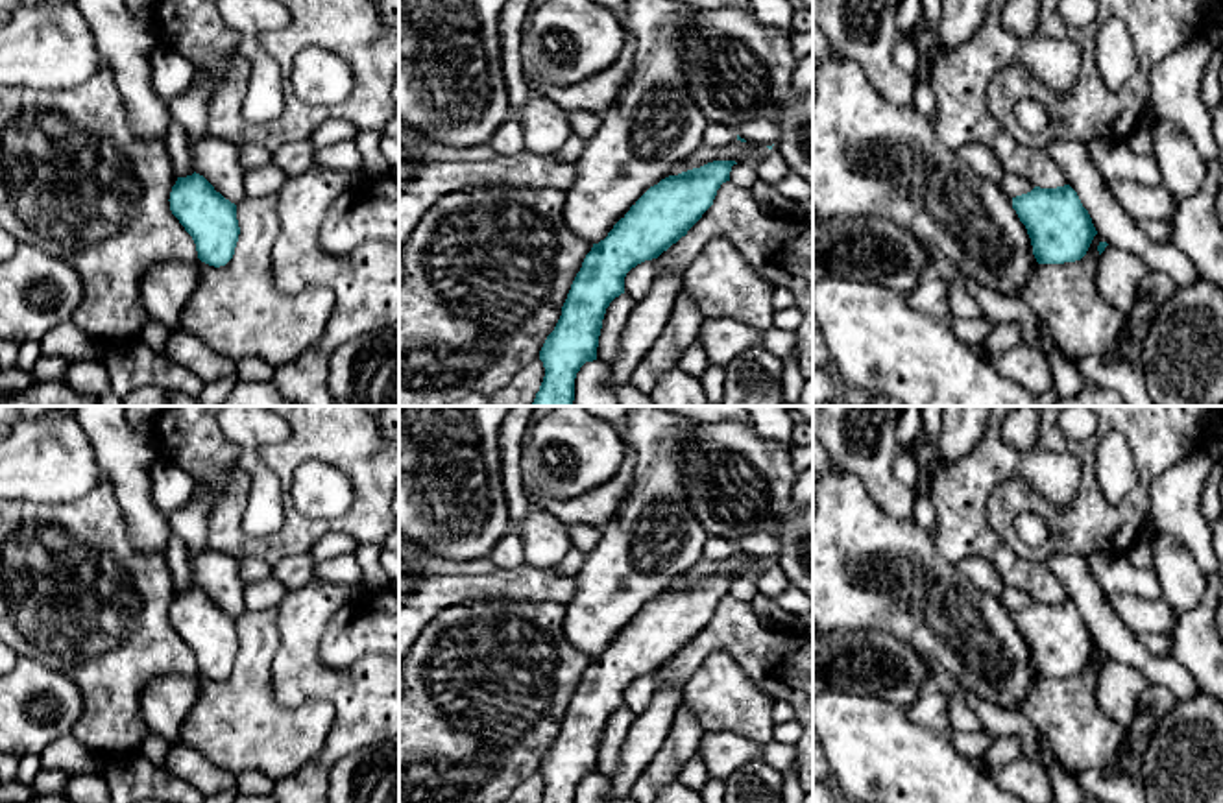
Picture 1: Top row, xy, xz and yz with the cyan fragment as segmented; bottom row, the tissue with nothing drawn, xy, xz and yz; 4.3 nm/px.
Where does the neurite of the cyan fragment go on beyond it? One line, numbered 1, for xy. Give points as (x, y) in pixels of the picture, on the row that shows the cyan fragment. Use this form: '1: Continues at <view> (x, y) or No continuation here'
1: No continuation here

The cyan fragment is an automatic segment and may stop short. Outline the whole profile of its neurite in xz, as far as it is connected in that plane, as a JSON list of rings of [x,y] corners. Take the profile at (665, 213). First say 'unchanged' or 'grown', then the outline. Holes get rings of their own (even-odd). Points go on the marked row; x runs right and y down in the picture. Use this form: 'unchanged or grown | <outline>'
unchanged | [[[713,161],[661,179],[604,240],[593,244],[571,284],[562,316],[539,351],[545,377],[532,406],[573,406],[576,373],[586,362],[597,360],[606,308],[624,294],[626,273],[658,258],[687,234],[713,205],[720,185],[730,181],[733,164],[737,162]]]

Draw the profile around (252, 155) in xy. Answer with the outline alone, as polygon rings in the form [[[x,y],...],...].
[[[242,144],[238,151],[244,170],[255,170],[272,162],[272,150],[259,144]]]

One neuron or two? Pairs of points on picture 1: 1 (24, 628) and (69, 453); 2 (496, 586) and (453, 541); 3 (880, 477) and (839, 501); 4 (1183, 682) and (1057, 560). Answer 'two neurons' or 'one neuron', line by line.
1: two neurons
2: two neurons
3: two neurons
4: one neuron

